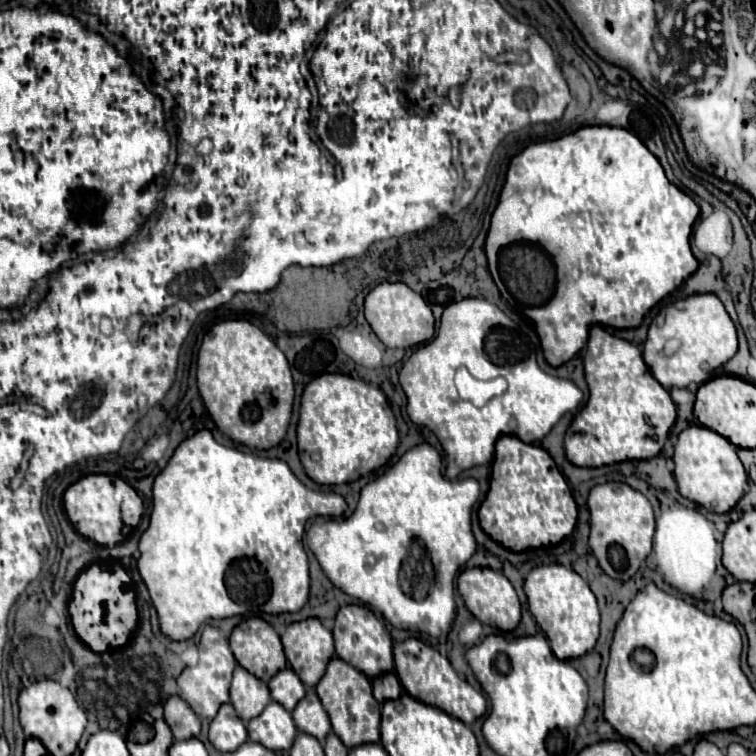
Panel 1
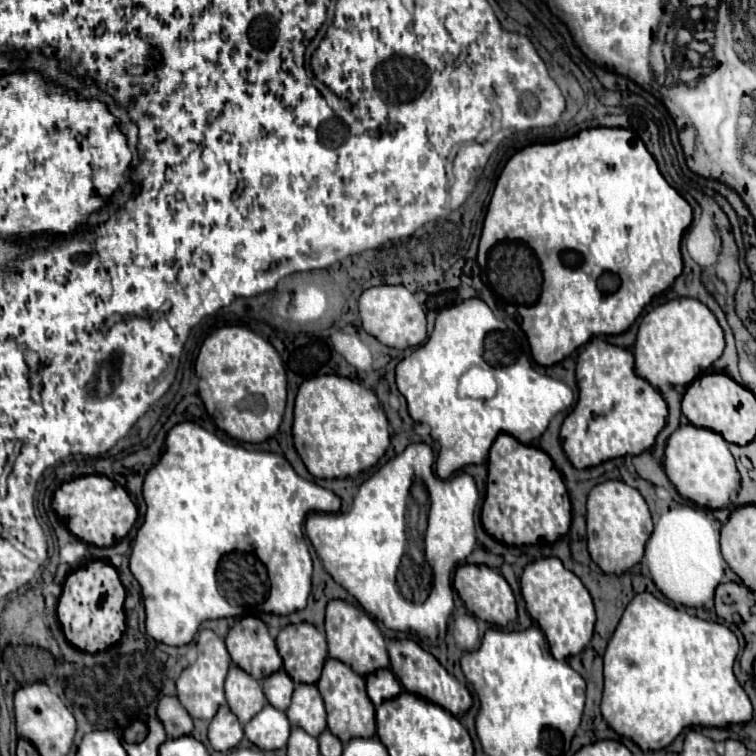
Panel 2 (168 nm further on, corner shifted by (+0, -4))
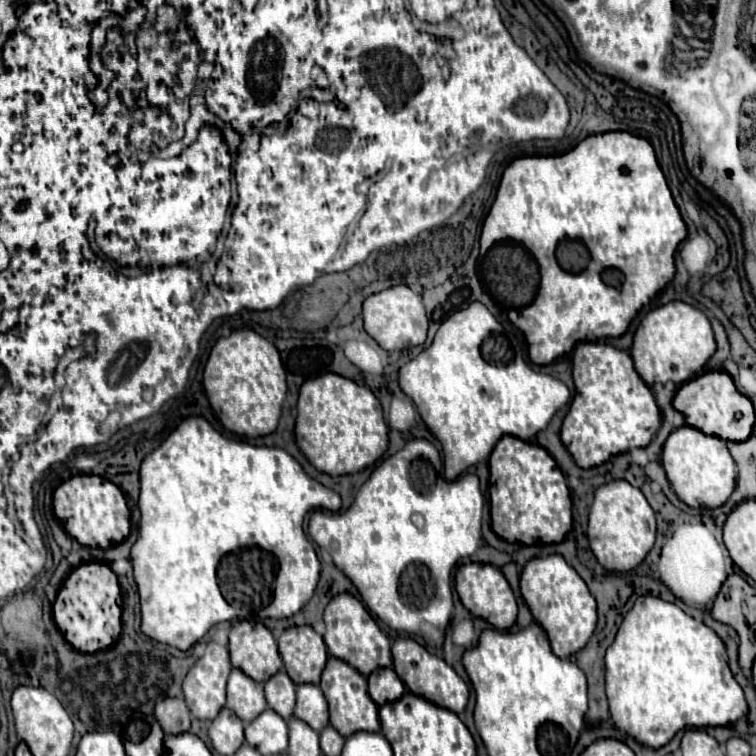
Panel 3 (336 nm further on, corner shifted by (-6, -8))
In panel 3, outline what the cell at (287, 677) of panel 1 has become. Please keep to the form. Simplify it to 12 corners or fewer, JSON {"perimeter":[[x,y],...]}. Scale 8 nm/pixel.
{"perimeter":[[283,670],[265,682],[267,704],[293,716],[295,684]]}

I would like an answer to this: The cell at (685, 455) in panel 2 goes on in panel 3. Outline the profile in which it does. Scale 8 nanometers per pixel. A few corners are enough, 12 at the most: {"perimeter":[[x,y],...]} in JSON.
{"perimeter":[[681,426],[661,462],[687,506],[717,508],[737,468],[725,442]]}

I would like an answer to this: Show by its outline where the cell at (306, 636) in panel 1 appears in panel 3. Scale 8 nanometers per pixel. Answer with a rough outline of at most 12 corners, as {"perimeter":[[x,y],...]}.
{"perimeter":[[291,626],[277,642],[295,684],[319,684],[327,662],[311,626]]}

